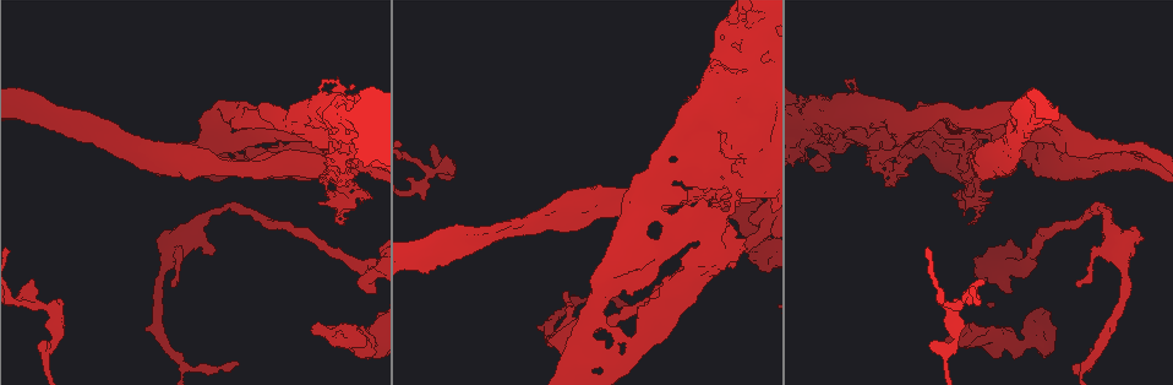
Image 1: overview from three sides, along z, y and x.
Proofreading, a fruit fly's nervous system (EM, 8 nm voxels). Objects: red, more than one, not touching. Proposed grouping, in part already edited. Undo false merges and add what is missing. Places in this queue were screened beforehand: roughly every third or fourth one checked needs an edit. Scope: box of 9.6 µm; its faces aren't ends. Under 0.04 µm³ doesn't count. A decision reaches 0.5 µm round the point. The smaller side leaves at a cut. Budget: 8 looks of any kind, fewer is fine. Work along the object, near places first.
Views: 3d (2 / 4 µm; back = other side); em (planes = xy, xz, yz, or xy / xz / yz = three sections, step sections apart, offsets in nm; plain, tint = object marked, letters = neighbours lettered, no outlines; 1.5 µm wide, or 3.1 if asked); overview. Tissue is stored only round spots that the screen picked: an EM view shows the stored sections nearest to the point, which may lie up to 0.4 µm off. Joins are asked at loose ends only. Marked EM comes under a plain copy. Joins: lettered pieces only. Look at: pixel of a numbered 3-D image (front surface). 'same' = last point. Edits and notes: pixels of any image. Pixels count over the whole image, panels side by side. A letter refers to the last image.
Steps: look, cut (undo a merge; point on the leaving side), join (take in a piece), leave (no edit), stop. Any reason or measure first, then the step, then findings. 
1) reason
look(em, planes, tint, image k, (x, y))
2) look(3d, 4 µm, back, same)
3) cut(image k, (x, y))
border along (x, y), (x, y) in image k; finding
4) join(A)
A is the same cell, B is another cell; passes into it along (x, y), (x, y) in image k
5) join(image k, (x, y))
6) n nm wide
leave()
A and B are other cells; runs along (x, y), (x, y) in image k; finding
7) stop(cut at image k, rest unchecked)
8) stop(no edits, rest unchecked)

narrows sharply
look(3d, 4 µm, image 1, (953, 305))

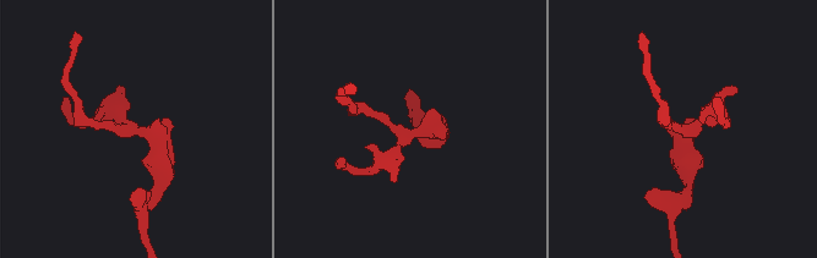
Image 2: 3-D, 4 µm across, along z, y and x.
3 arms; now the EM
look(em, xy, step 4, letters, image 2, (406, 134))

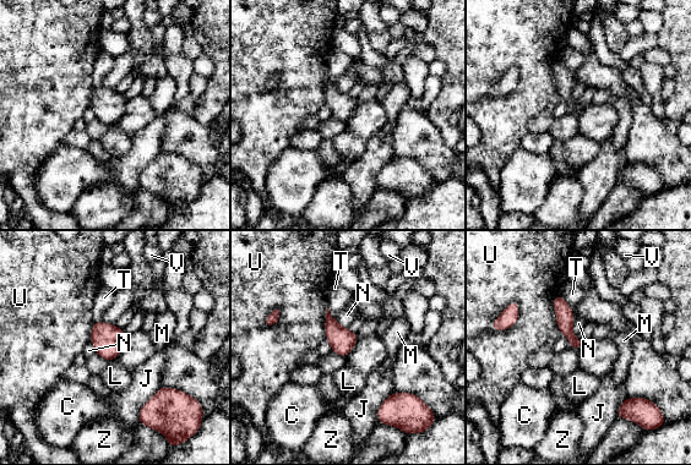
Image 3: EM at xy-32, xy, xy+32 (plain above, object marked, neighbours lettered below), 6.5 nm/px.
J touches over 280 nm
leave()
C, J, L, M, N, T, U, V and Z are other cells; one neuron here

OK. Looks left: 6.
stops while still wide
look(em, xy, step 8, tint, image 1, (357, 330))

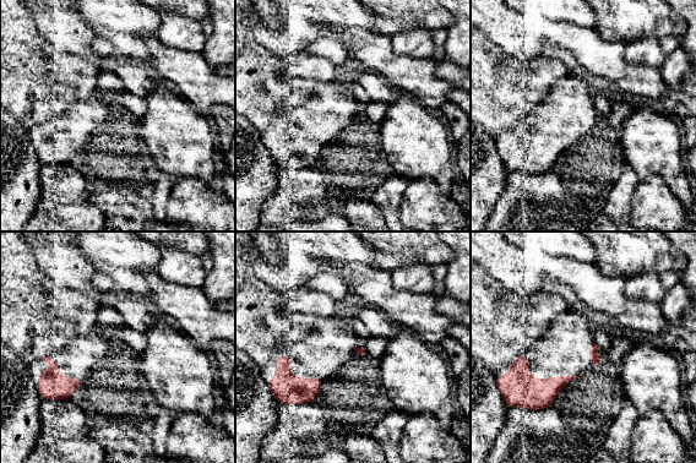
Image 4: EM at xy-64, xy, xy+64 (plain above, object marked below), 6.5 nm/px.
another direction
look(em, planes, letters, same)

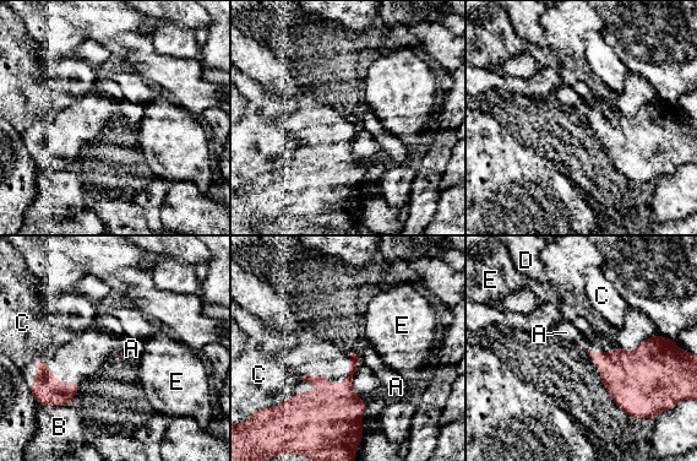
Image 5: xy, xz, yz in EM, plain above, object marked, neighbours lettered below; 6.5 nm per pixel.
B touches over 140 nm
leave()
A, B, C, D and E are other cells; none of them fits

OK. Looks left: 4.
sharp bend
look(3d, 4 µm, image 1, (344, 155))

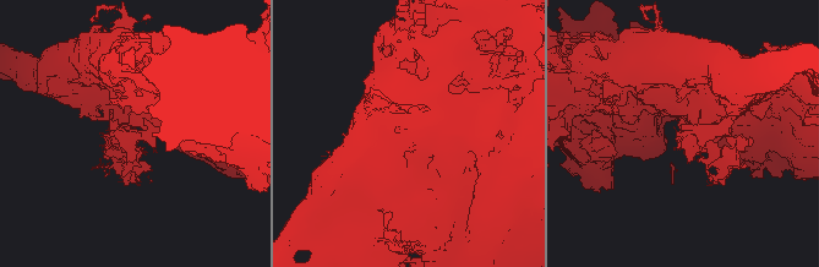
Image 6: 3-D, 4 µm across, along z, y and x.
shape alone is not enough
look(em, planes, tint, image 6, (129, 132))

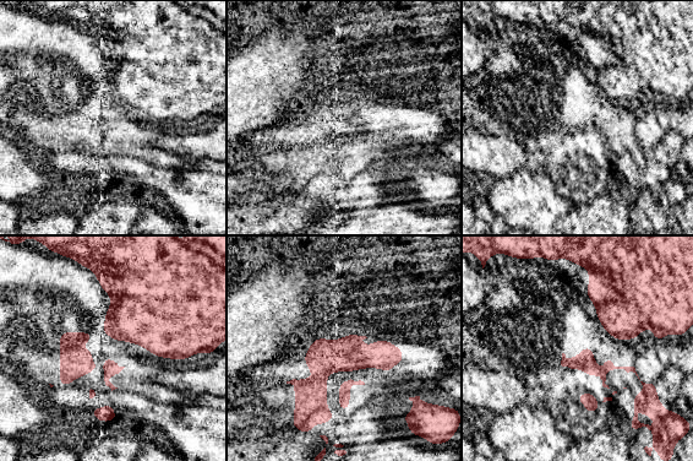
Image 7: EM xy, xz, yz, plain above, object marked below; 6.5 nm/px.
look(em, planes, letters, same)

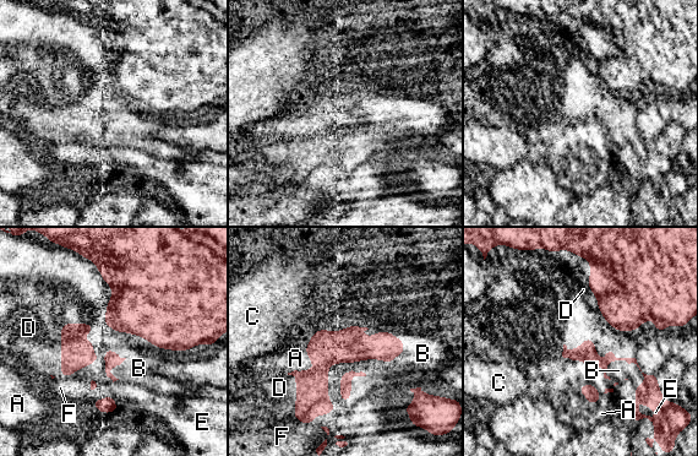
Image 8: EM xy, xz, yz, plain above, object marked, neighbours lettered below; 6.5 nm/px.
120 nm wide
leave()
A, B, C, D, E and F are other cells; border along (92, 322), (61, 325), (60, 376) in image 8; one neuron here

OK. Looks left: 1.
stop(no edits, rest unchecked)

